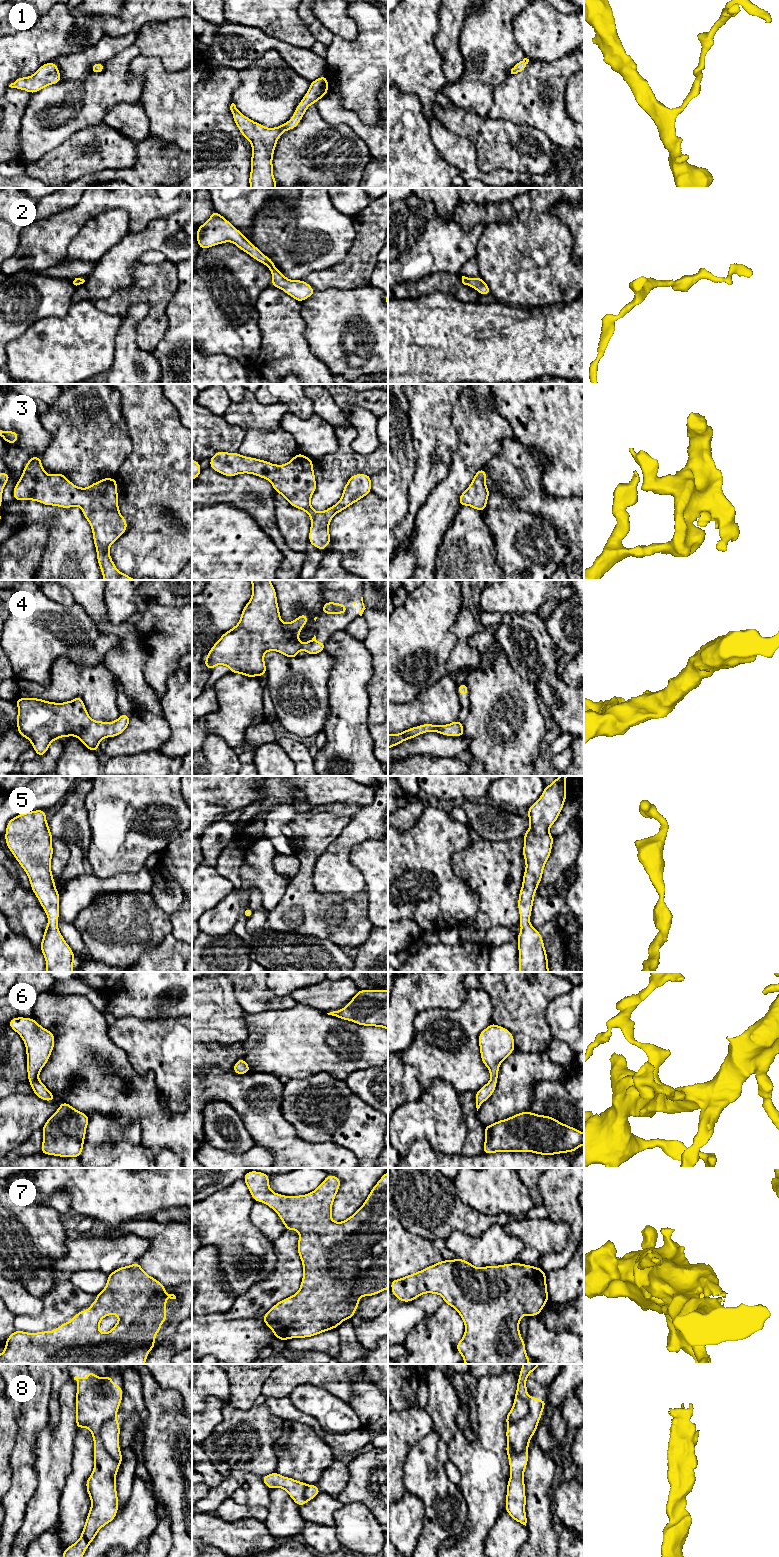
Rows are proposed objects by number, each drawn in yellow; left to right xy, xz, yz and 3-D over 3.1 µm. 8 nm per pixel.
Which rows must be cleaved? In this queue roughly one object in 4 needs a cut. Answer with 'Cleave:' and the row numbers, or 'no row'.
Cleave: 8

